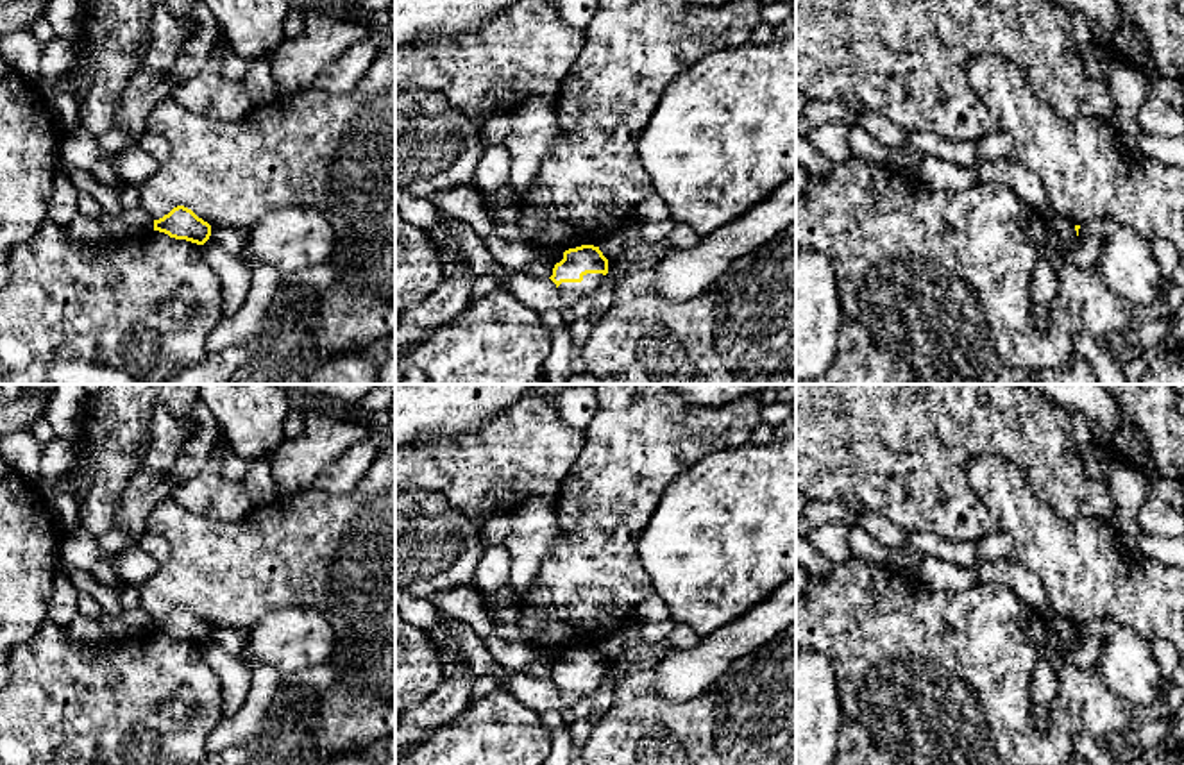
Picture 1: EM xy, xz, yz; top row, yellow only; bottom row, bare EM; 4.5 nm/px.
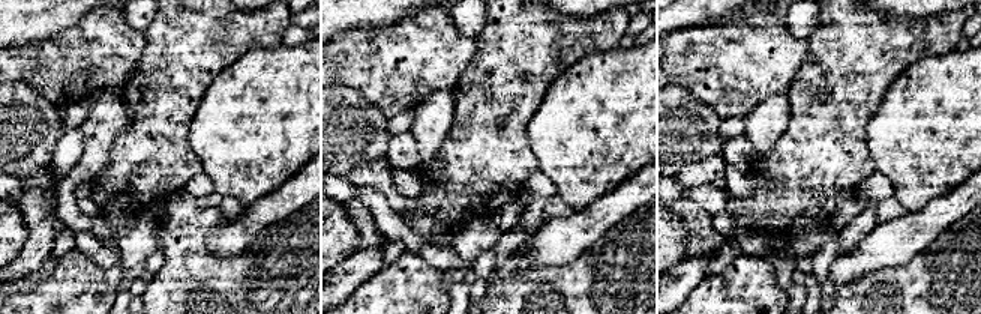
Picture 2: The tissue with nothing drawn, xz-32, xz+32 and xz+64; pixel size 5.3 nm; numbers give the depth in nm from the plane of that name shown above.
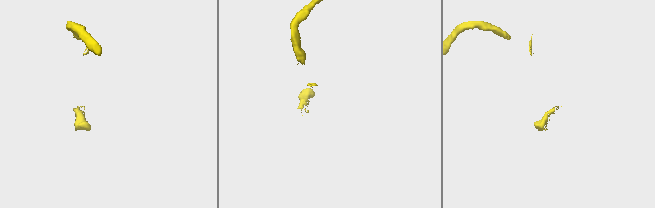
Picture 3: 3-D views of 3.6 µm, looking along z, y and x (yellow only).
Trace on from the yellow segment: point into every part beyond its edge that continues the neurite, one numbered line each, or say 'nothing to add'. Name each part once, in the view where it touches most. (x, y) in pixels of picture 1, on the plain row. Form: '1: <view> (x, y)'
1: xz (571, 694)

